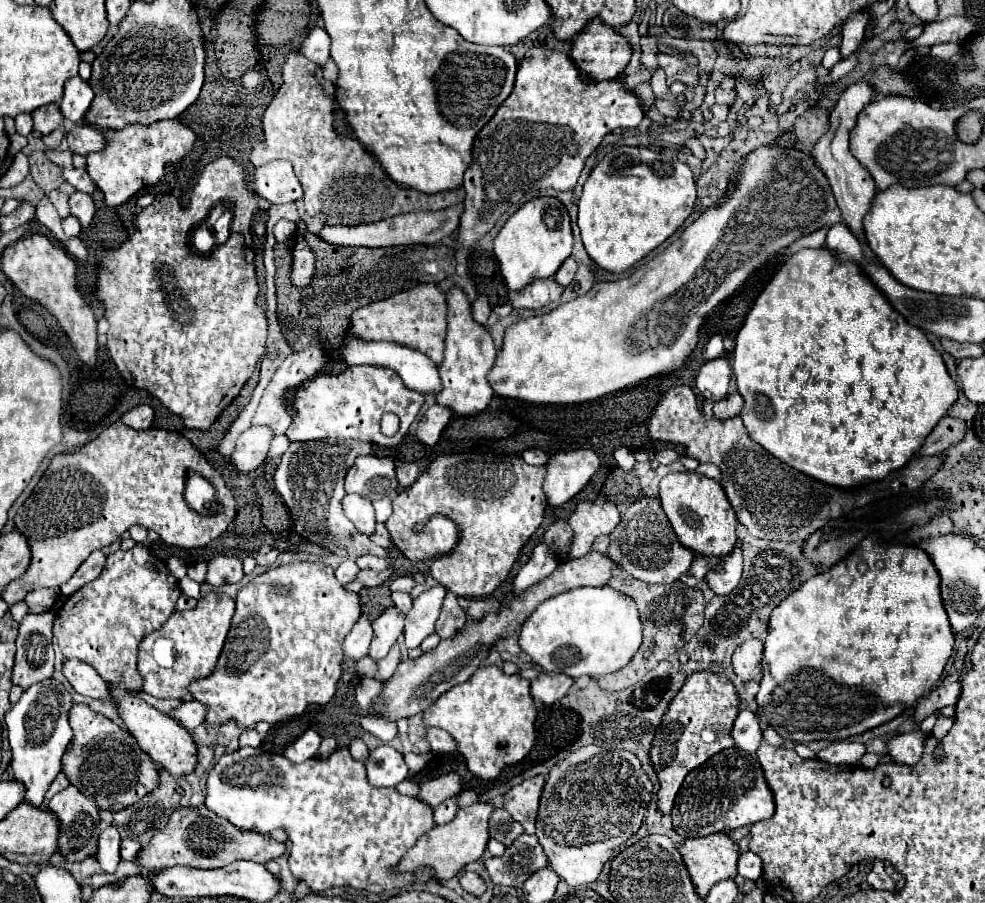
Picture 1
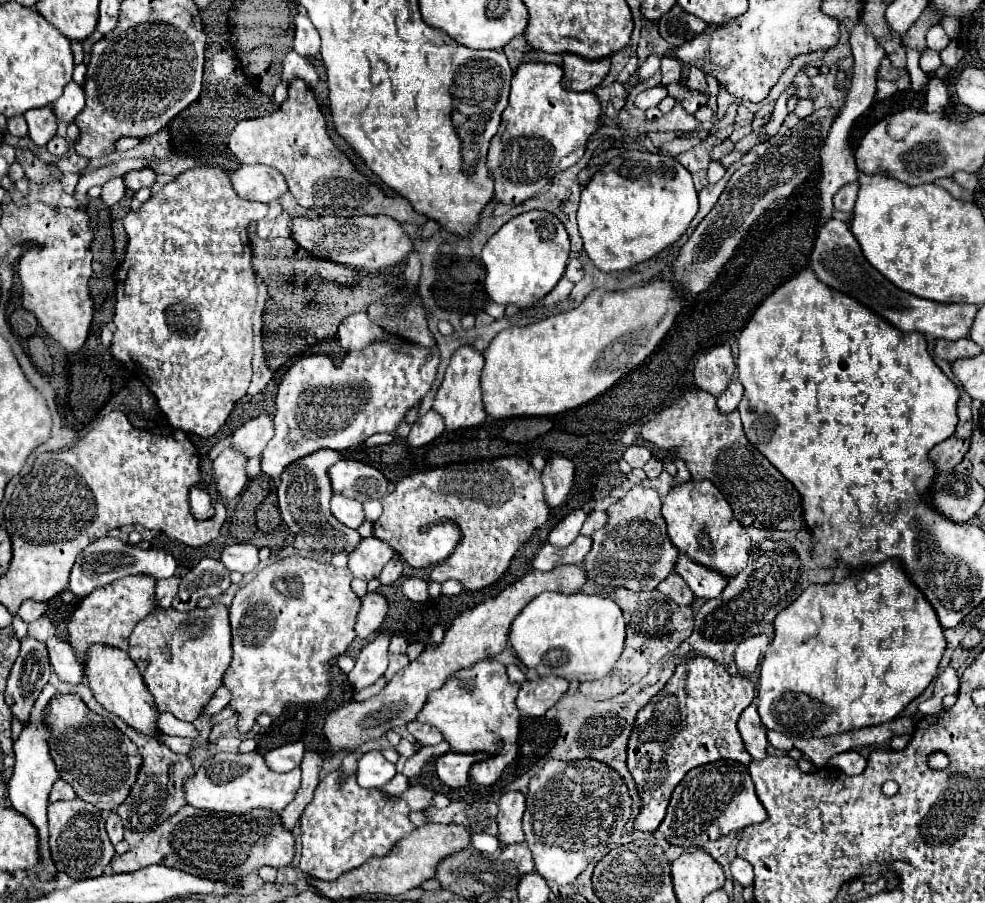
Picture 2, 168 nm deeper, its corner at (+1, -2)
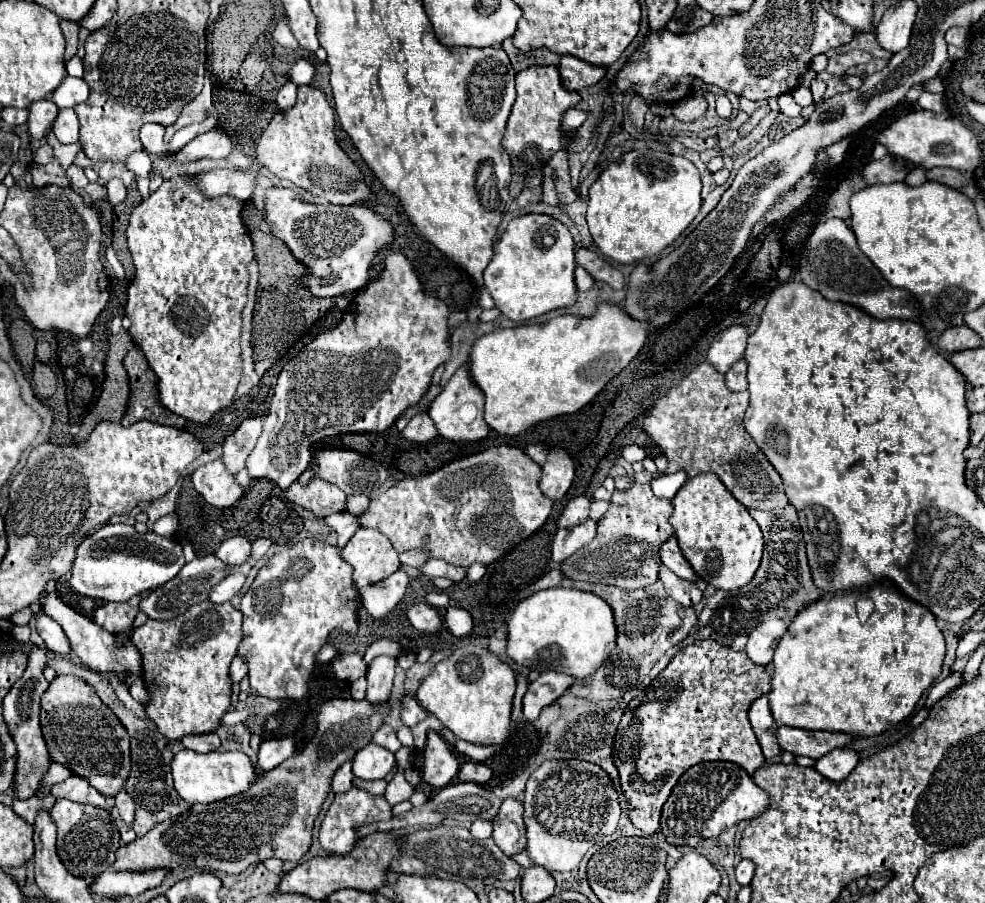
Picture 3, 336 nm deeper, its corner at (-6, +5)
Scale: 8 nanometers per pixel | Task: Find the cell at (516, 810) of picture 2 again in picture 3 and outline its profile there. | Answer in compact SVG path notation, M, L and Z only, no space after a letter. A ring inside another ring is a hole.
M508 797L502 801L500 813L498 813L500 819L496 817L492 821L494 825L492 839L506 855L514 855L526 847L526 827L524 827L522 813L524 813L522 803L514 797Z

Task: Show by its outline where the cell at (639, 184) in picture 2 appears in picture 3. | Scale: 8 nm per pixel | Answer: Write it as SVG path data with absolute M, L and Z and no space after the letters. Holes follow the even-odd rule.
M636 149L610 163L588 193L588 227L600 253L630 265L672 245L700 211L700 173L692 161L654 149Z

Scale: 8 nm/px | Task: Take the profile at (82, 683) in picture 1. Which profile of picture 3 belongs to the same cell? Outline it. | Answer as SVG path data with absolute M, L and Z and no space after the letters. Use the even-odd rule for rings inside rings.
M40 615L36 623L38 623L36 629L38 629L40 637L46 643L46 649L50 649L54 653L60 653L60 655L72 655L72 649L70 649L66 633L62 631L62 627L52 617Z

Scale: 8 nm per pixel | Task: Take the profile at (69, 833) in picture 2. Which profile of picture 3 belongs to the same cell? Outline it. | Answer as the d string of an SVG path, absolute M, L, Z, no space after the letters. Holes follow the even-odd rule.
M56 799L50 815L58 827L58 857L72 875L92 881L110 869L114 863L114 853L120 847L120 831L110 811L96 805L80 805L74 801Z

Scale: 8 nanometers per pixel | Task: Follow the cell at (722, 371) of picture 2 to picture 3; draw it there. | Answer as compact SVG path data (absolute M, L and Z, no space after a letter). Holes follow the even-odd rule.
M734 325L734 327L724 329L714 339L714 343L708 351L708 363L718 373L726 373L736 361L740 361L744 357L746 339L748 339L748 331L742 325Z

